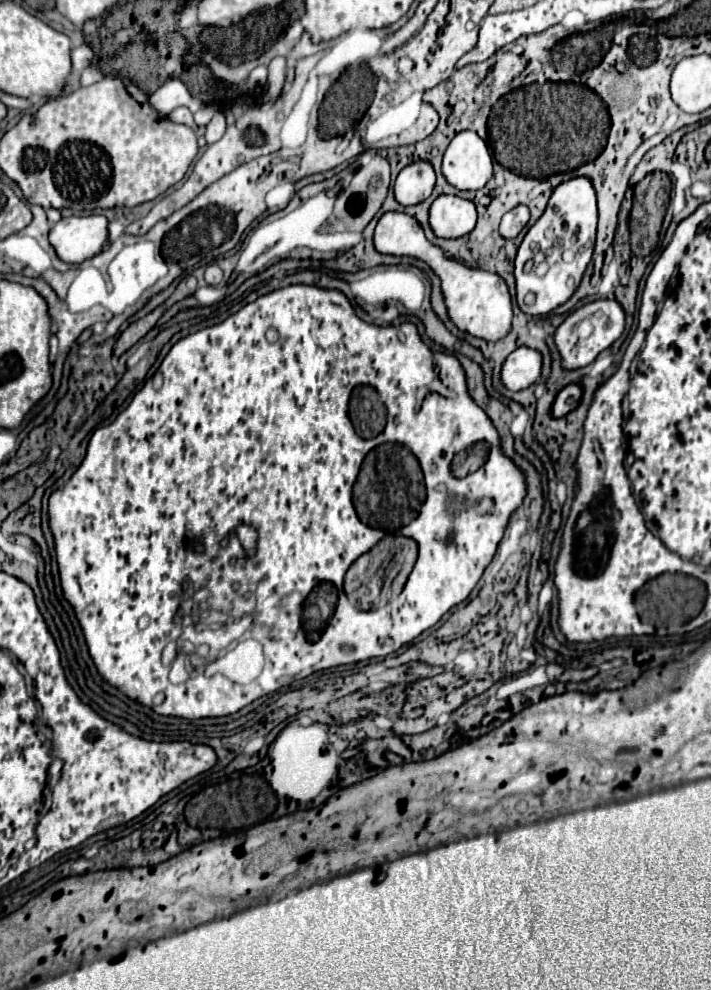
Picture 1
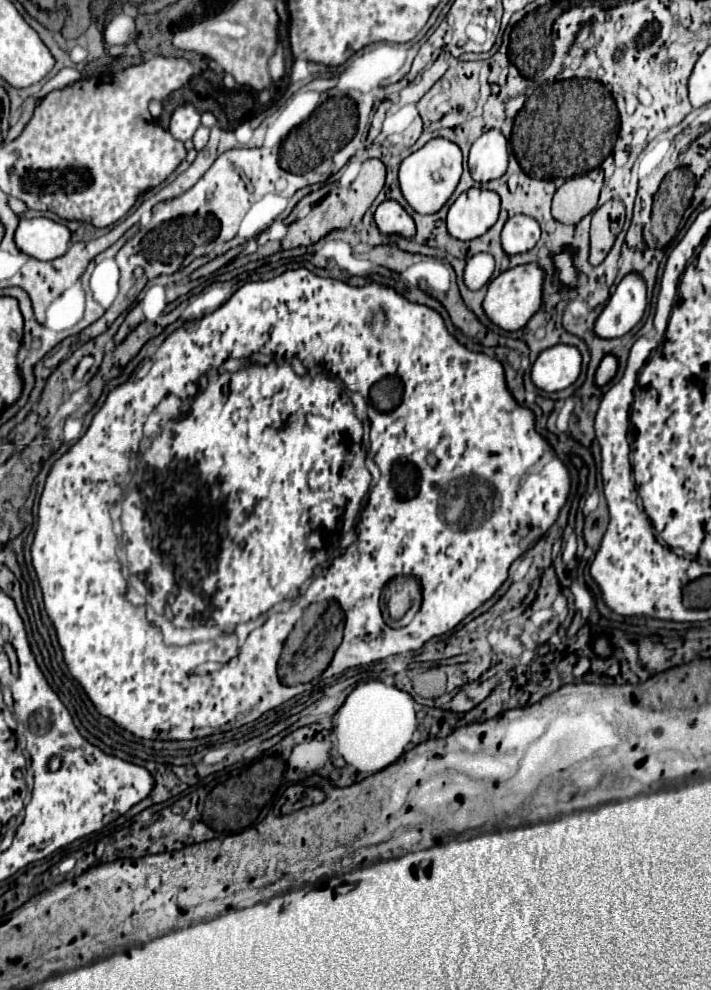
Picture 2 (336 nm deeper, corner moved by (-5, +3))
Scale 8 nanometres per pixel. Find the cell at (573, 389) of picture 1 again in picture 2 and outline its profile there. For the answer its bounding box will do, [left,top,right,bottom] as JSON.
[595,355,617,387]

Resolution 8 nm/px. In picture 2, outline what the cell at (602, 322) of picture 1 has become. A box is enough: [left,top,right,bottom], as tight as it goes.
[595,275,647,339]

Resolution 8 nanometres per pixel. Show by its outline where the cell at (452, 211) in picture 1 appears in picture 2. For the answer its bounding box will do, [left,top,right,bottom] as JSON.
[447,189,499,241]

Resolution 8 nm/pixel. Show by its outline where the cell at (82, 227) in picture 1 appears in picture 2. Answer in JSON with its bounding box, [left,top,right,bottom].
[15,217,71,261]

